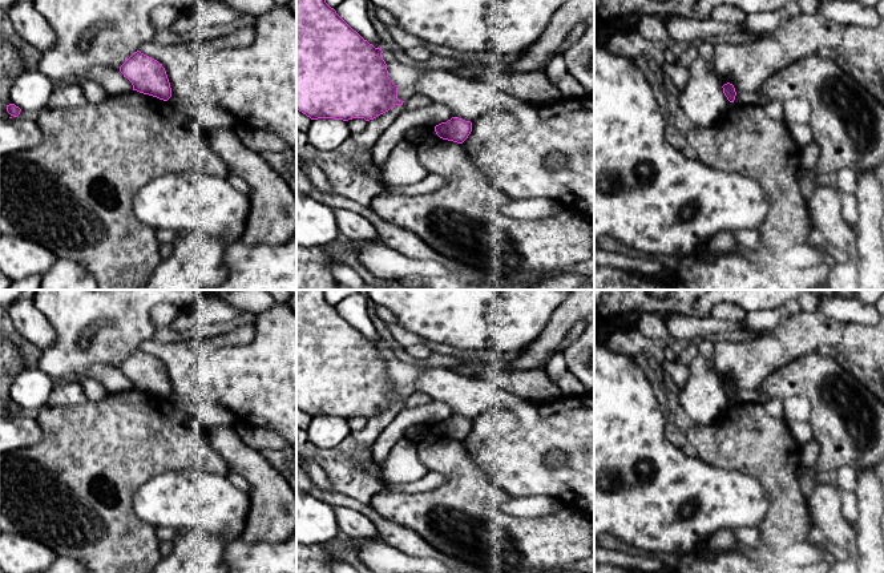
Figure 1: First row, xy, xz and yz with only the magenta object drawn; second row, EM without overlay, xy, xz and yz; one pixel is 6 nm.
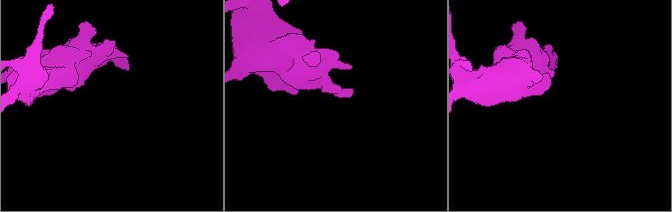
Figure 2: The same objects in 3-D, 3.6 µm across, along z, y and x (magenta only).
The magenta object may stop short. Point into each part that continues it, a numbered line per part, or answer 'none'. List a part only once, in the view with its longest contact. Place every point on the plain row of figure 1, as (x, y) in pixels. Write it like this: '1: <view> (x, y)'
none

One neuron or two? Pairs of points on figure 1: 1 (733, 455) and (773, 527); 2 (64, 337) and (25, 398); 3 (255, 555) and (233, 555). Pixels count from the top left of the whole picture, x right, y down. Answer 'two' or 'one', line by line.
1: one
2: two
3: one

